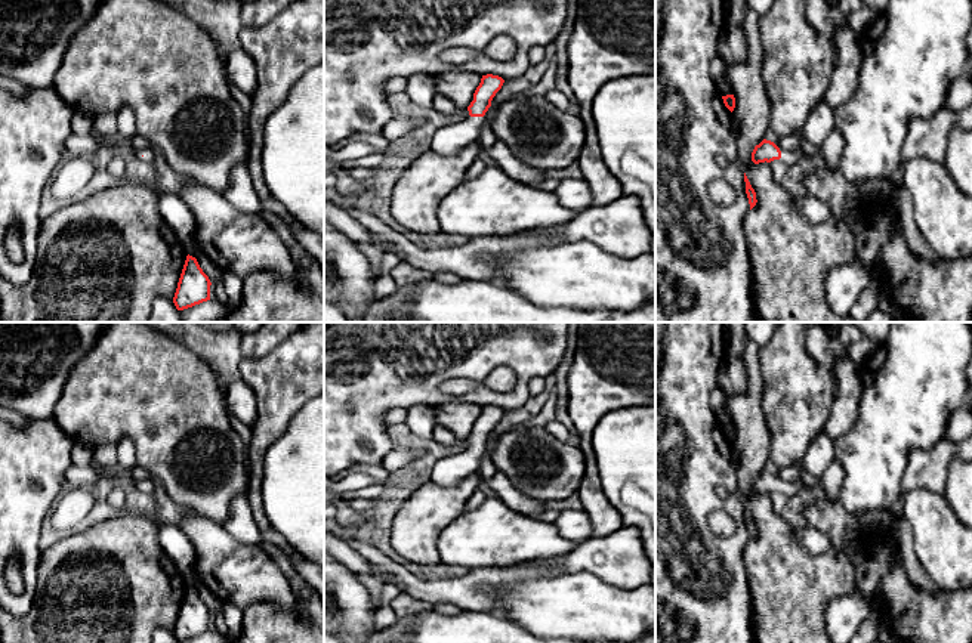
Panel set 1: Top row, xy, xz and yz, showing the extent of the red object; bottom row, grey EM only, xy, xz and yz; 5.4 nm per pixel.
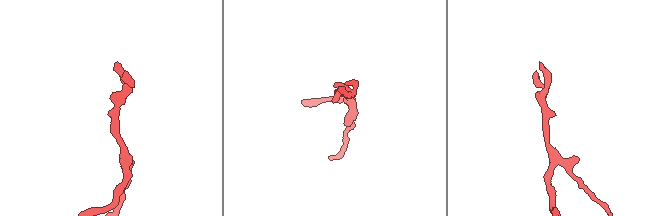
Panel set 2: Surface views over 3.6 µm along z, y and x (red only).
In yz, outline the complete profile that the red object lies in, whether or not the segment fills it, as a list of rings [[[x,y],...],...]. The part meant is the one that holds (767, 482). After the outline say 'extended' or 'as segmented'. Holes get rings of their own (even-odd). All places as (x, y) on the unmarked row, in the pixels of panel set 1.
[[[766,470],[756,476],[752,483],[752,492],[755,495],[771,494],[781,489],[786,495],[792,497],[802,492],[805,488],[802,482],[781,482],[774,473]]]; extended

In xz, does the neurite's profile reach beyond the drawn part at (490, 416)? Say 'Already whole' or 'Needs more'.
Needs more

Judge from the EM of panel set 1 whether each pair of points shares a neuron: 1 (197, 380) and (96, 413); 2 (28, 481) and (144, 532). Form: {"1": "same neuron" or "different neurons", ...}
{"1": "same neuron", "2": "different neurons"}

